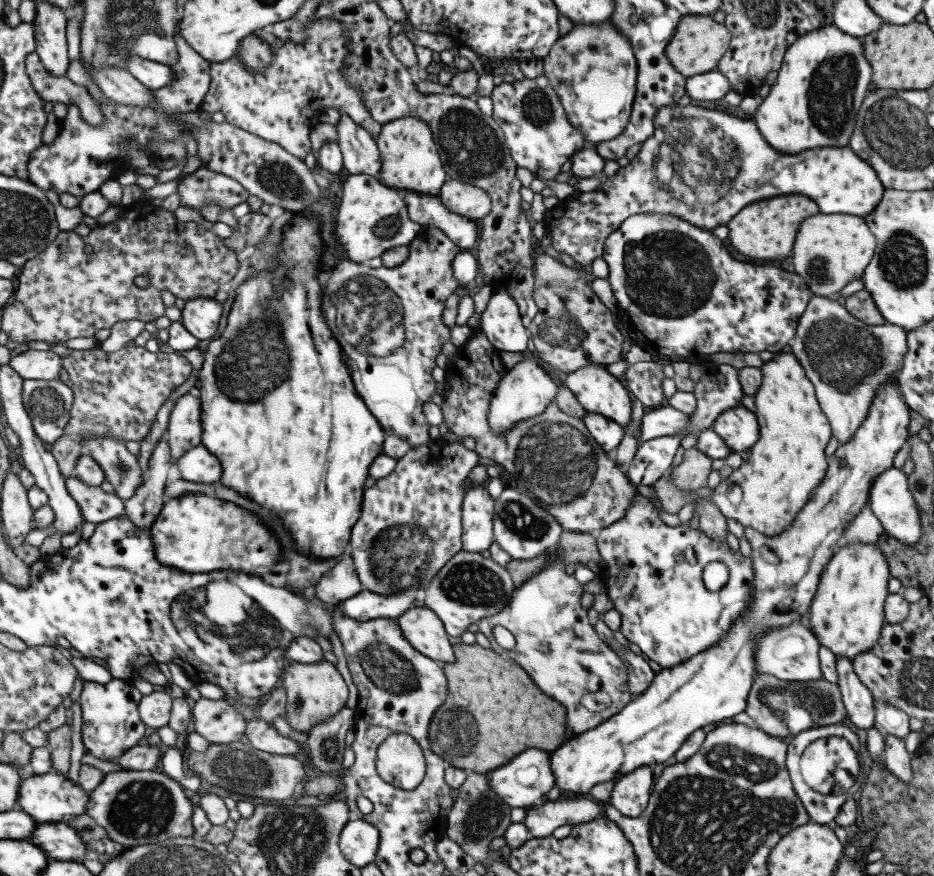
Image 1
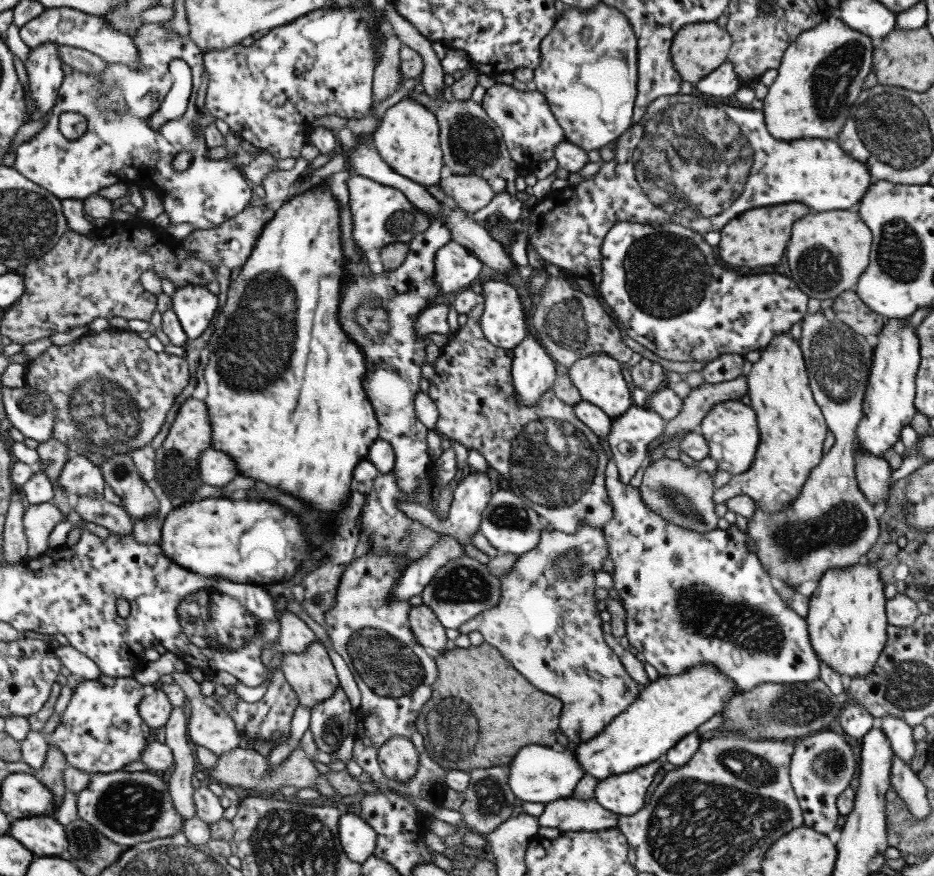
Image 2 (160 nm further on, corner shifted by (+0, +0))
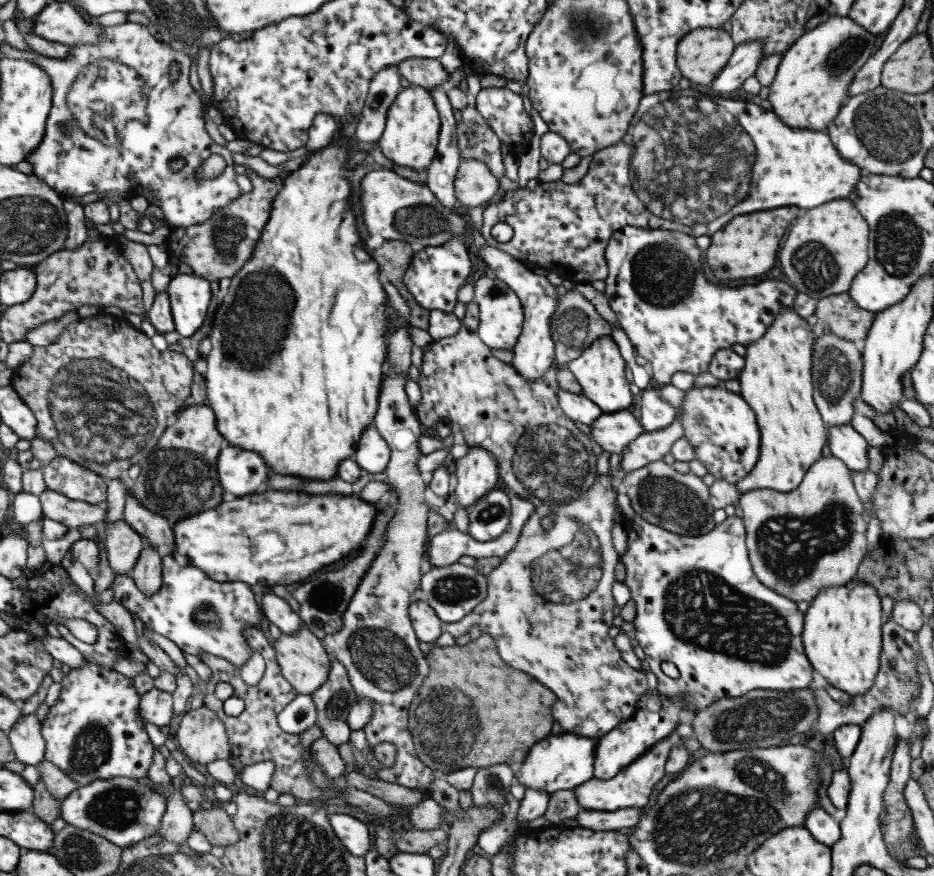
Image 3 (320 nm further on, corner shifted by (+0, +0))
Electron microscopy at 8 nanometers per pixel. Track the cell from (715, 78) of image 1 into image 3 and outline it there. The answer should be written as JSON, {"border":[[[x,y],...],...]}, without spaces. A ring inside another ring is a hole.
{"border":[[[757,39],[745,41],[743,44],[734,45],[727,64],[721,72],[711,81],[711,88],[717,92],[733,92],[741,87],[743,81],[753,76],[756,65],[762,55],[762,42]]]}

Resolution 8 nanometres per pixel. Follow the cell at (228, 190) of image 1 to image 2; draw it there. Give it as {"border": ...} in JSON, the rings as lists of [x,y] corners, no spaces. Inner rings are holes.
{"border":[[[169,21],[164,22],[163,25],[157,23],[143,23],[136,28],[134,35],[132,36],[132,42],[135,45],[135,50],[138,54],[138,64],[140,67],[137,69],[130,69],[128,66],[125,66],[121,63],[106,63],[106,67],[100,72],[100,78],[97,75],[86,75],[77,69],[71,69],[69,74],[63,75],[63,80],[61,80],[61,84],[59,86],[59,90],[57,91],[57,98],[55,99],[54,105],[52,106],[51,113],[48,116],[47,123],[30,139],[25,141],[21,146],[16,148],[15,159],[13,161],[12,167],[19,173],[21,176],[27,178],[31,182],[38,184],[41,188],[48,190],[55,198],[60,200],[63,199],[81,199],[87,198],[91,194],[95,194],[97,190],[101,190],[101,188],[105,188],[106,186],[111,186],[112,184],[123,183],[126,186],[137,186],[139,190],[143,188],[150,188],[154,190],[154,192],[158,195],[161,200],[161,204],[163,206],[163,211],[168,216],[168,222],[170,224],[181,224],[181,222],[188,222],[191,224],[194,229],[210,229],[220,225],[221,222],[225,222],[225,219],[231,218],[234,214],[240,213],[249,202],[249,198],[252,196],[251,189],[247,187],[245,181],[243,181],[241,173],[234,167],[234,164],[231,161],[227,161],[224,159],[212,160],[207,157],[208,147],[205,145],[203,141],[203,135],[198,135],[193,130],[193,120],[195,120],[195,116],[199,112],[199,109],[195,106],[195,93],[201,84],[201,70],[204,68],[202,64],[202,53],[198,46],[195,46],[195,43],[189,40],[187,37],[179,36],[173,29],[171,23]],[[174,58],[183,59],[187,66],[190,68],[191,73],[191,96],[189,96],[188,103],[186,104],[186,109],[183,114],[179,118],[174,118],[173,120],[167,120],[161,124],[159,128],[153,130],[149,124],[148,120],[150,116],[157,112],[157,109],[160,107],[161,101],[164,99],[166,92],[170,89],[172,84],[172,78],[168,71],[168,64],[170,60]],[[61,113],[77,113],[80,117],[85,119],[85,127],[84,130],[80,133],[80,135],[71,140],[67,140],[61,136],[61,133],[58,129],[58,116]],[[177,152],[186,152],[190,156],[189,168],[185,170],[185,172],[175,172],[171,168],[171,160],[173,160],[173,156],[177,154]]]}

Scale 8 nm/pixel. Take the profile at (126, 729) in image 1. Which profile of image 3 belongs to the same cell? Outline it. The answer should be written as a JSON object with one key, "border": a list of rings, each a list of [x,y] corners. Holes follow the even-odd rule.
{"border":[[[83,661],[82,665],[77,668],[72,668],[67,674],[62,676],[60,680],[60,694],[55,703],[48,708],[45,718],[40,722],[40,733],[44,740],[44,759],[45,761],[51,762],[53,766],[59,768],[63,774],[67,775],[69,779],[75,781],[77,785],[85,786],[89,782],[95,780],[106,780],[116,777],[126,777],[131,779],[142,779],[146,777],[147,769],[151,764],[151,754],[154,750],[153,745],[149,741],[147,734],[142,723],[141,716],[138,712],[138,702],[140,696],[135,693],[133,687],[133,681],[119,672],[115,672],[114,669],[107,670],[102,666],[93,664],[89,661]]]}

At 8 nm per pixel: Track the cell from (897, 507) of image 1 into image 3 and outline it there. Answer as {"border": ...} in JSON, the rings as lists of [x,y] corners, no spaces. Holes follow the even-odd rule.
{"border":[[[850,425],[829,428],[829,436],[825,440],[825,446],[830,455],[841,459],[841,462],[846,464],[849,470],[859,472],[867,468],[865,449],[869,445]]]}

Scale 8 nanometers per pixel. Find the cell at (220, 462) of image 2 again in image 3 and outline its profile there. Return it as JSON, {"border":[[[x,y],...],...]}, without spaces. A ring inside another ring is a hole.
{"border":[[[227,444],[219,449],[216,471],[225,496],[231,498],[266,488],[267,476],[272,472],[259,454]]]}

